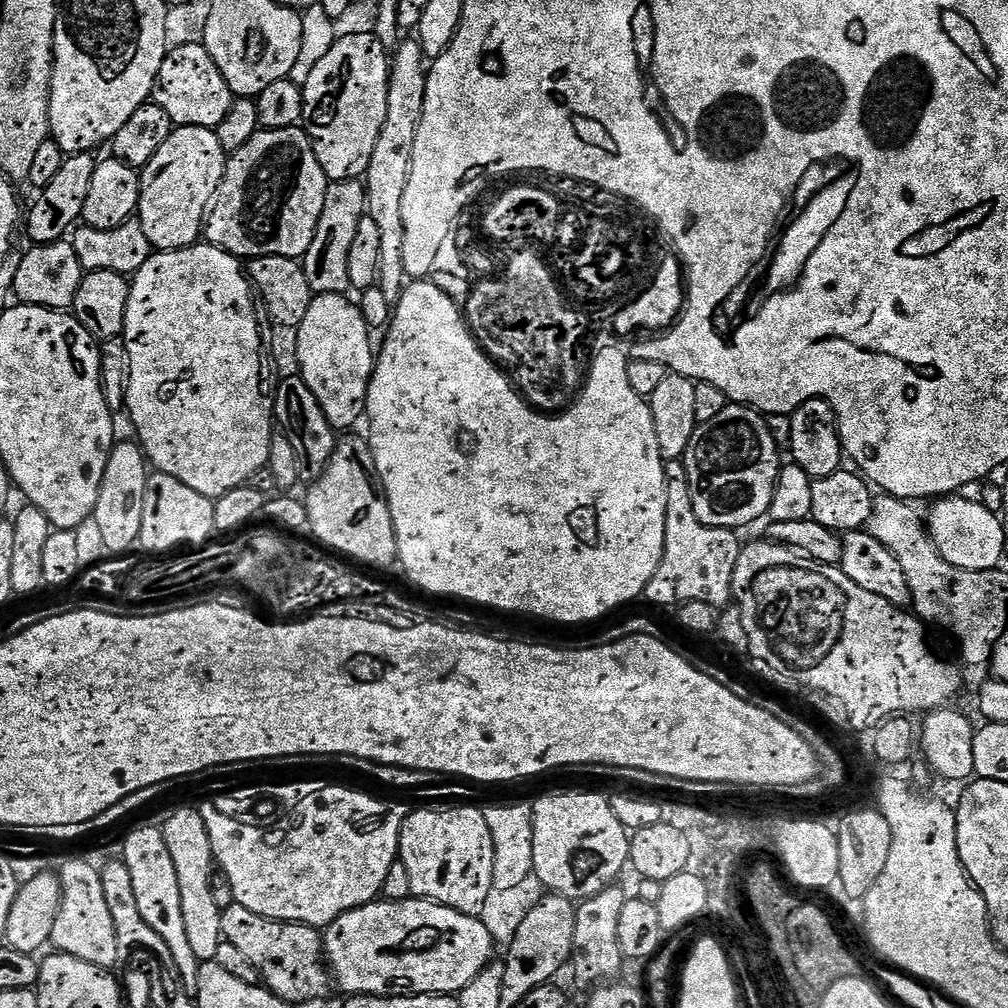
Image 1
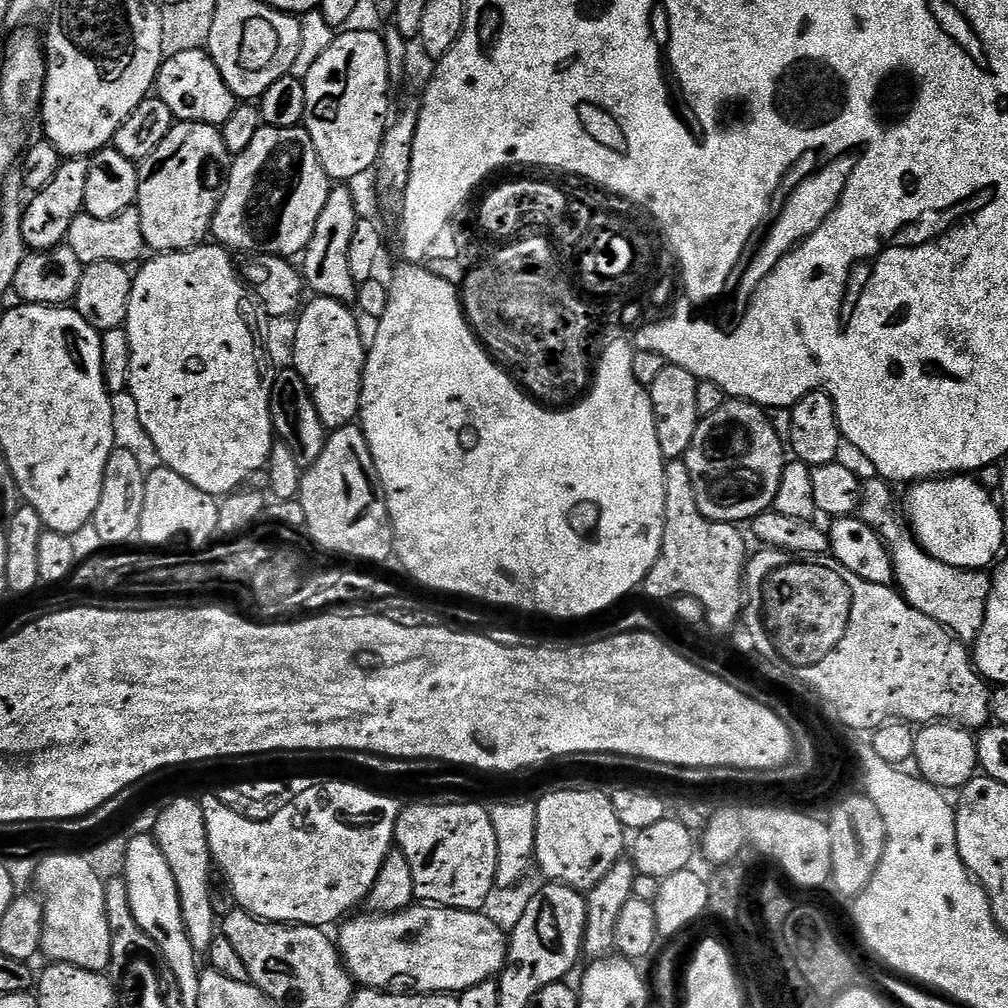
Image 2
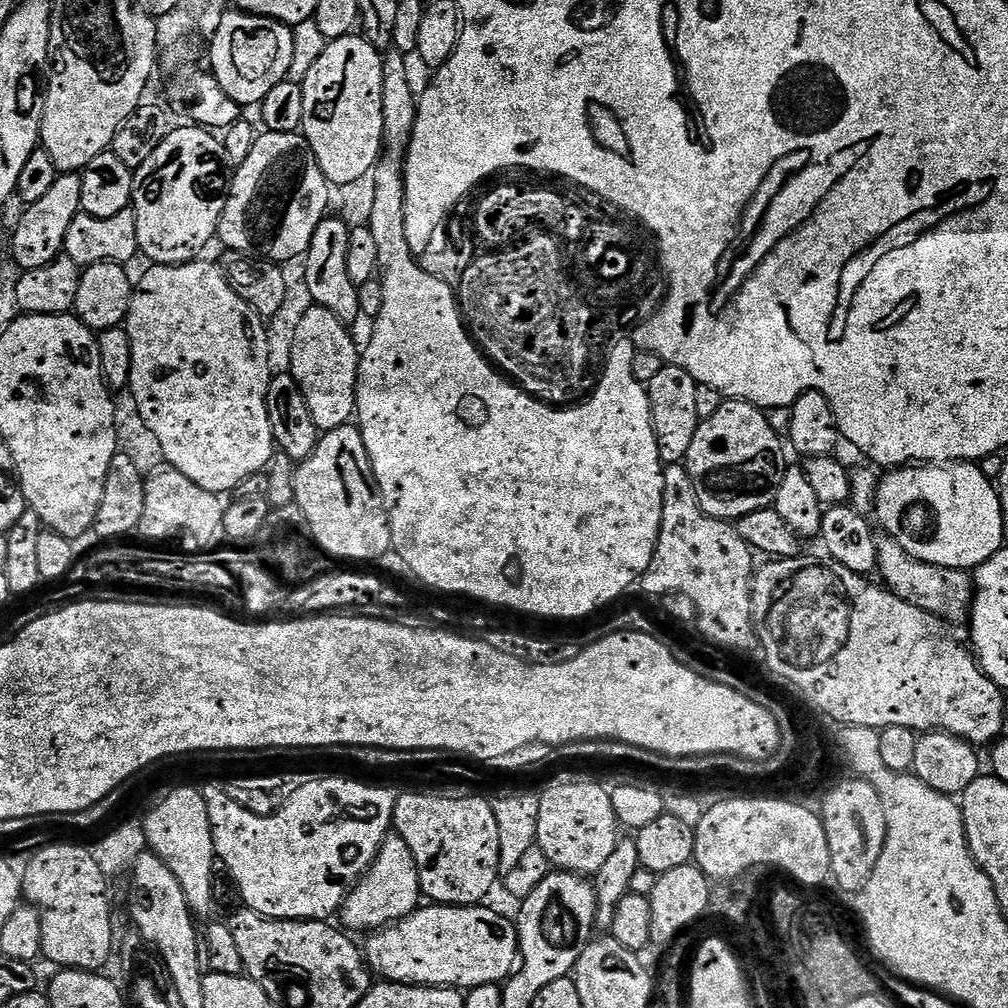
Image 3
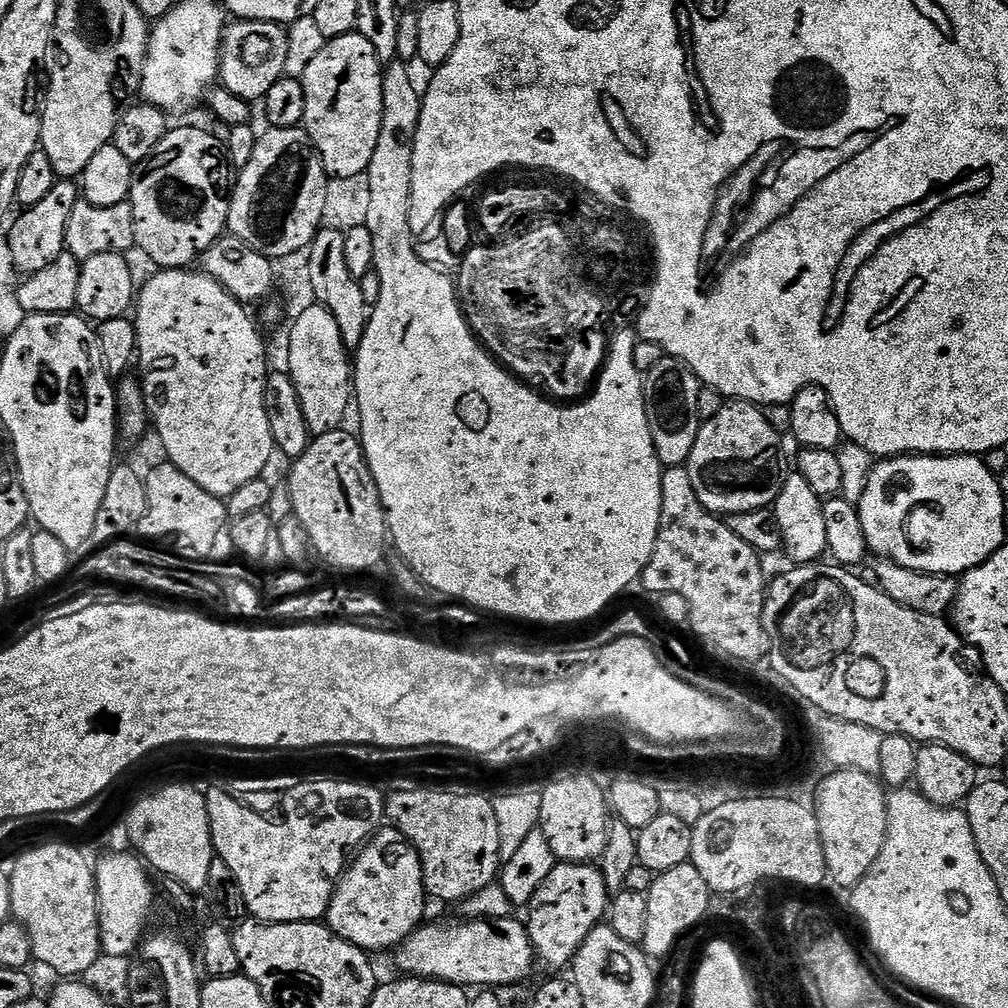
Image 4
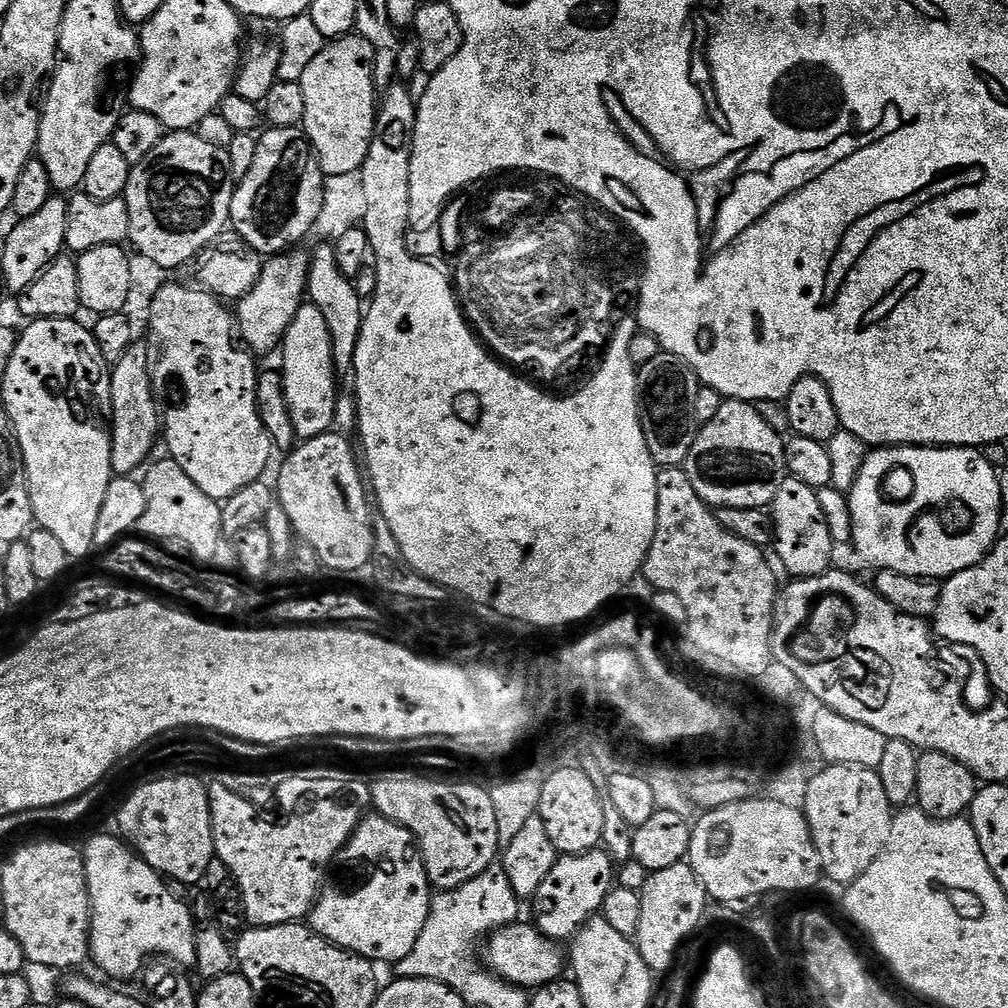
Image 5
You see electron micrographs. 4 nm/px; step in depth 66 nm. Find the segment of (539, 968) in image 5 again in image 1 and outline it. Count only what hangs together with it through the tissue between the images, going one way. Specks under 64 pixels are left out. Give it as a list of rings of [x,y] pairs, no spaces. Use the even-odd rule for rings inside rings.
[[[377,899],[371,904],[343,912],[322,932],[322,951],[331,979],[353,996],[393,994],[458,994],[493,959],[494,941],[481,920],[430,900]]]

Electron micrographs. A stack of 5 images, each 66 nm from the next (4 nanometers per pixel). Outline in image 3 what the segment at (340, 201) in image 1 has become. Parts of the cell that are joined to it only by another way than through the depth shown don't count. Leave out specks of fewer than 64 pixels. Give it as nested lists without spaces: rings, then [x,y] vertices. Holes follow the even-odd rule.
[[[329,215],[318,226],[318,230],[314,230],[314,238],[310,242],[306,255],[303,257],[302,265],[304,264],[304,284],[308,287],[309,294],[316,299],[313,301],[319,307],[330,310],[330,314],[334,314],[343,324],[352,326],[355,325],[354,322],[356,319],[361,319],[362,315],[359,308],[358,285],[350,282],[350,273],[346,271],[346,246],[350,242],[348,229],[347,222],[341,219],[339,215]]]

